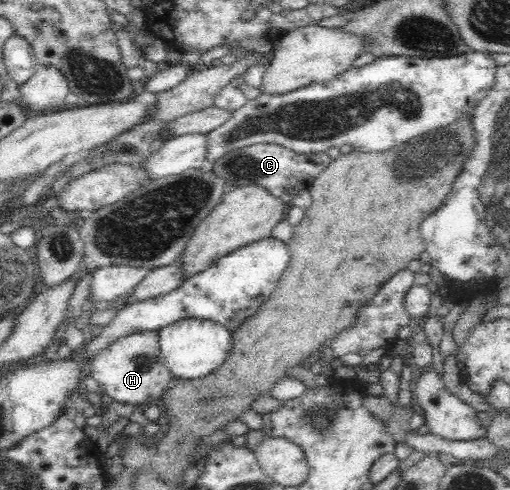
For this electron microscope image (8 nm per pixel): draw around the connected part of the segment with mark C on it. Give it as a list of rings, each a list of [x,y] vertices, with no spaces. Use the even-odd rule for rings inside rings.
[[[264,143],[228,150],[224,156],[212,162],[212,173],[226,179],[231,188],[250,185],[264,187],[270,195],[290,203],[292,196],[298,194],[300,189],[309,187],[331,162],[327,153],[298,154],[277,144]]]

